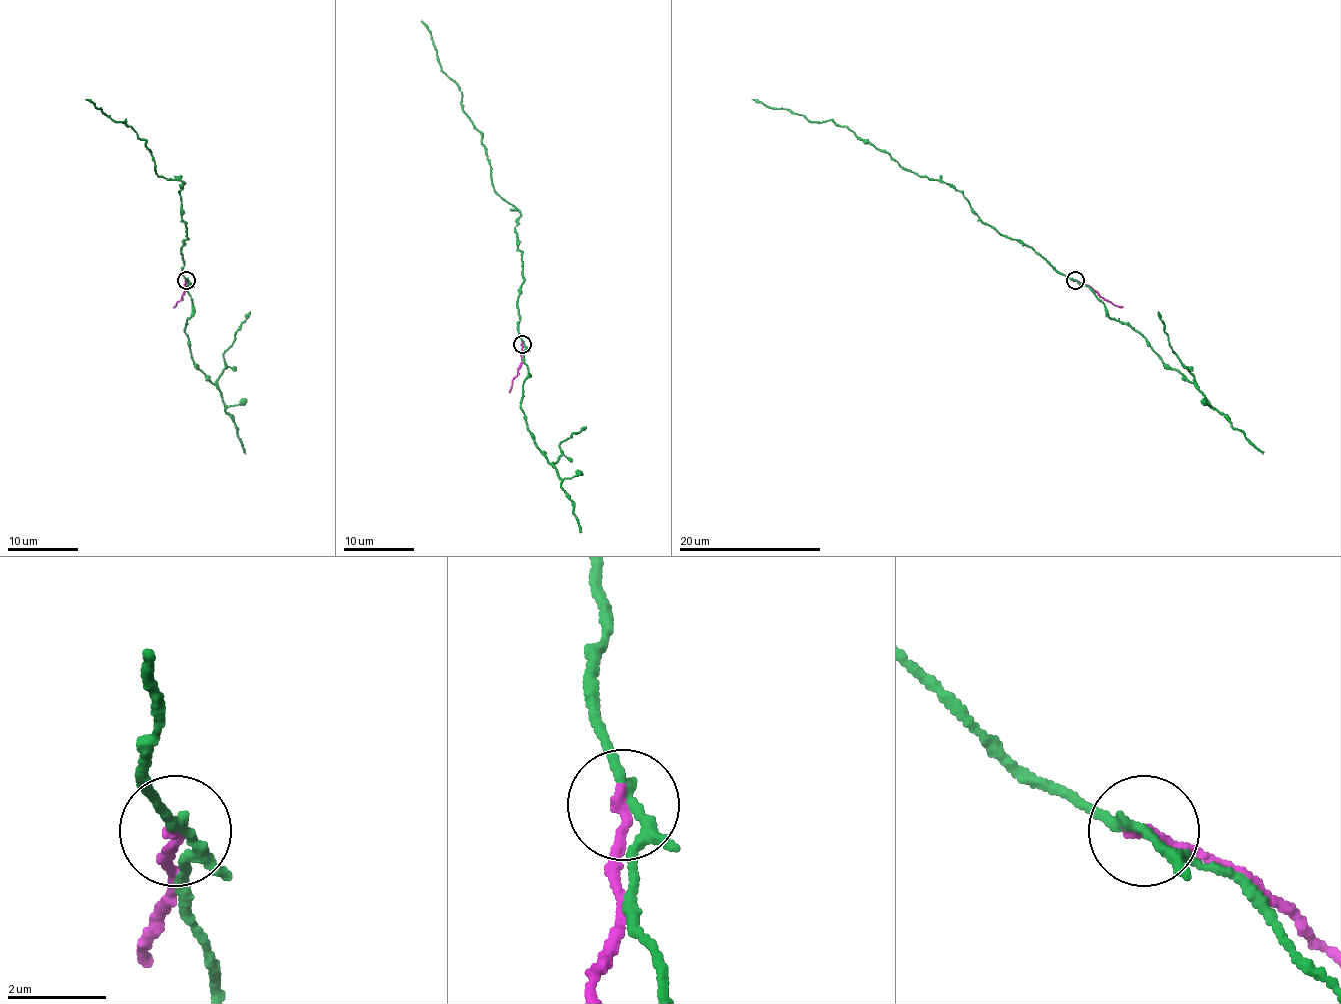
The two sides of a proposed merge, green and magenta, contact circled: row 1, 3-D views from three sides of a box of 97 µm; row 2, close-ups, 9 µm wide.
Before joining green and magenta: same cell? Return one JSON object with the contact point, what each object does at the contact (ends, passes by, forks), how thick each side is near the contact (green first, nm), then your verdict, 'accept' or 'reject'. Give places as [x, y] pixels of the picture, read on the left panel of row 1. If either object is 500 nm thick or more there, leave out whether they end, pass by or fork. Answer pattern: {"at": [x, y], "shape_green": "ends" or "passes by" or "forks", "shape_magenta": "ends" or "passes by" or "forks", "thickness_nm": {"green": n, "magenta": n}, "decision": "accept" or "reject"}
{"at": [186, 280], "shape_green": "forks", "shape_magenta": "ends", "thickness_nm": {"green": 170, "magenta": 220}, "decision": "reject"}

